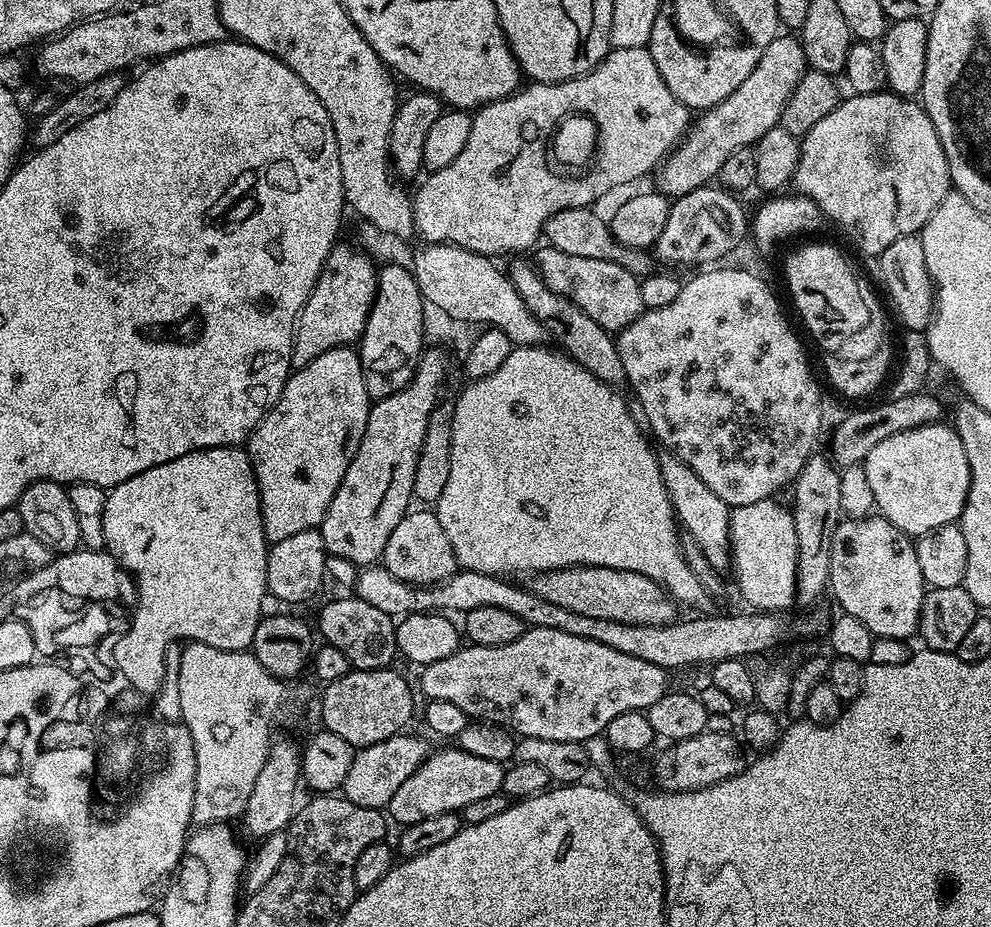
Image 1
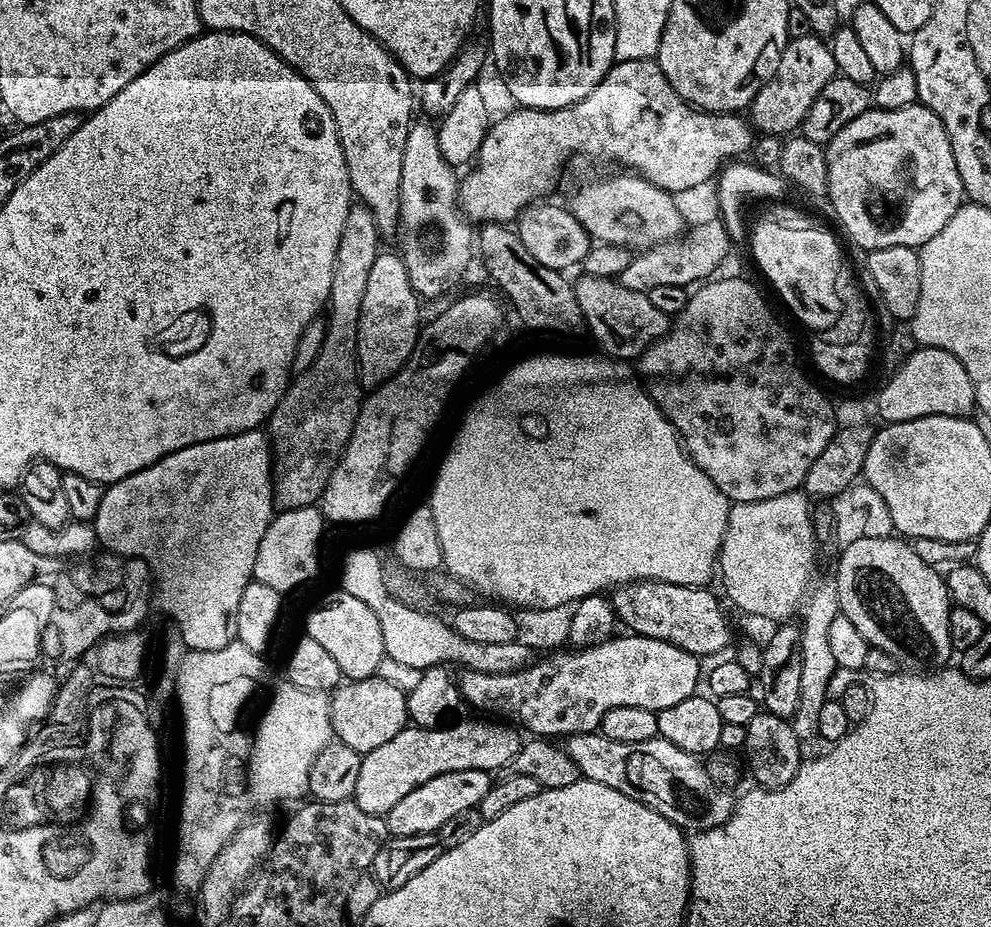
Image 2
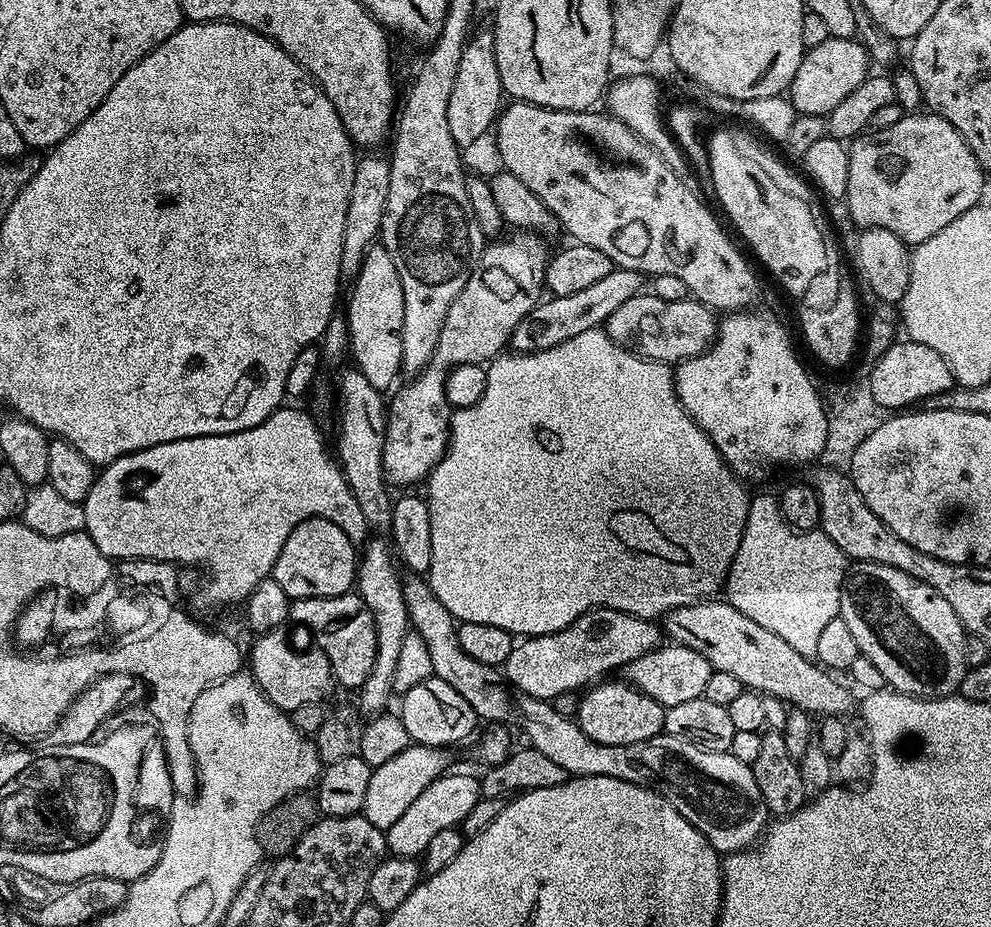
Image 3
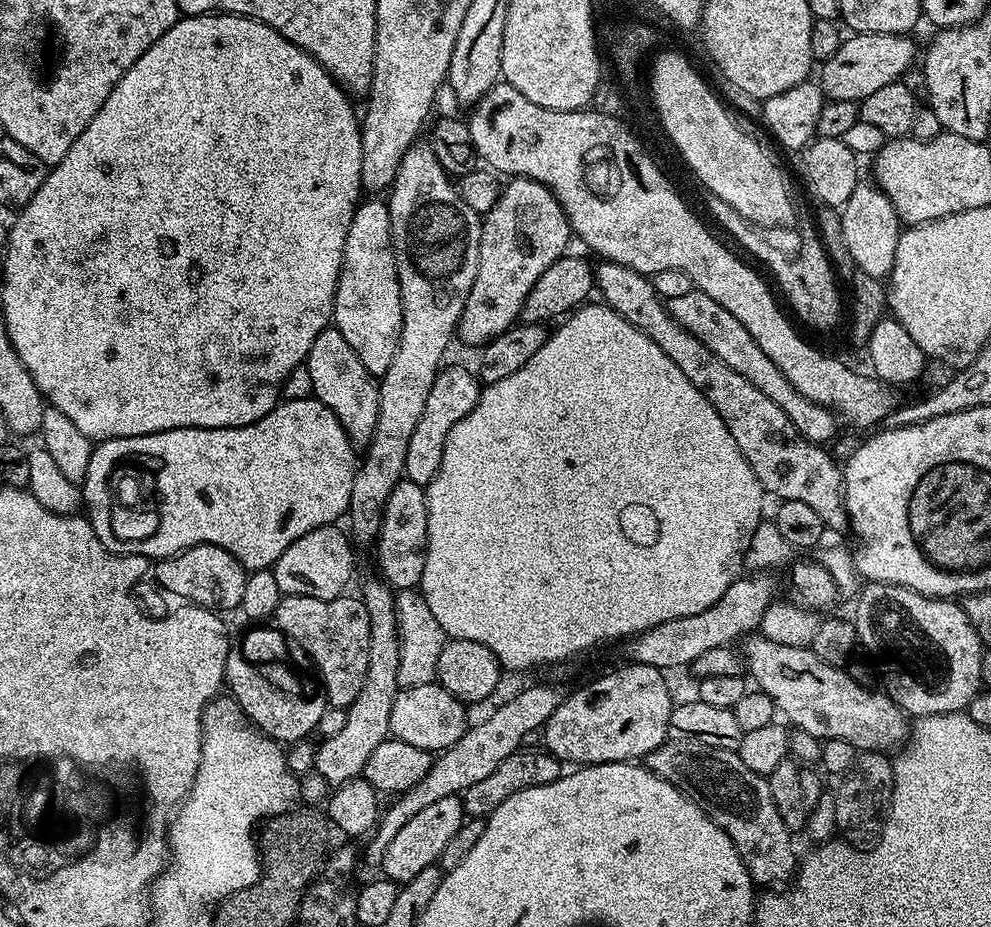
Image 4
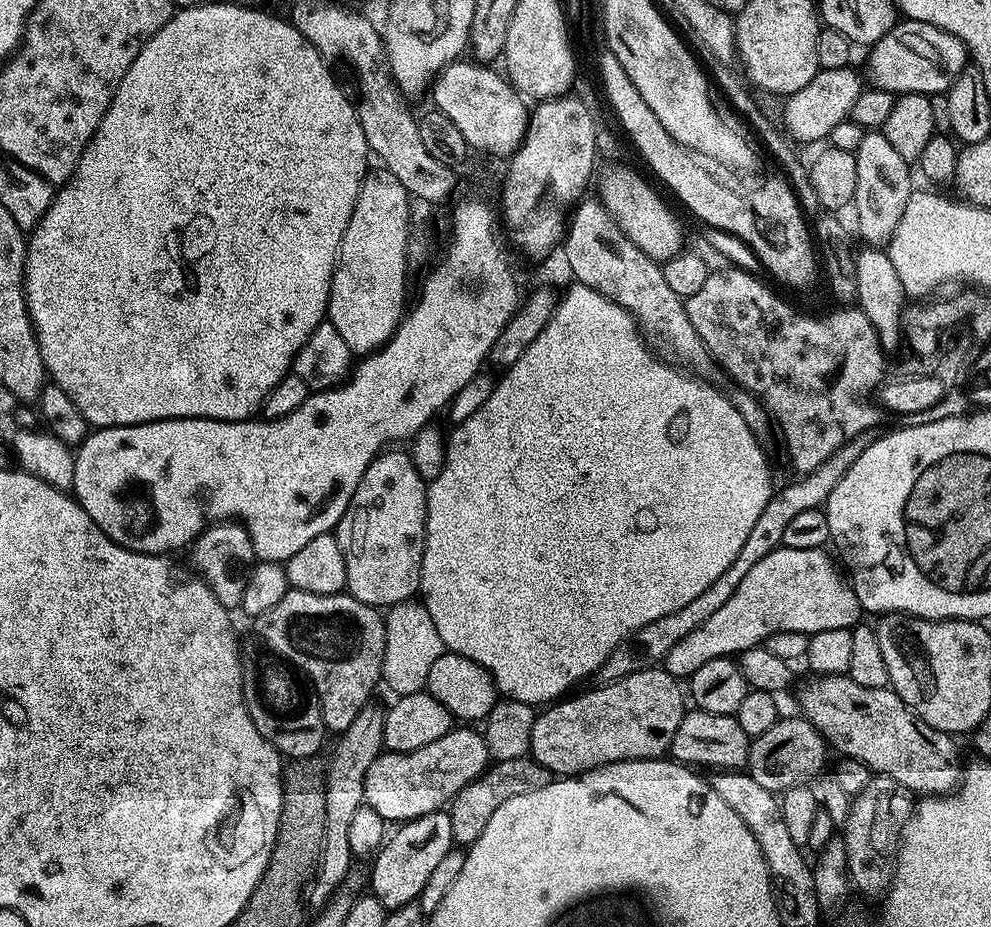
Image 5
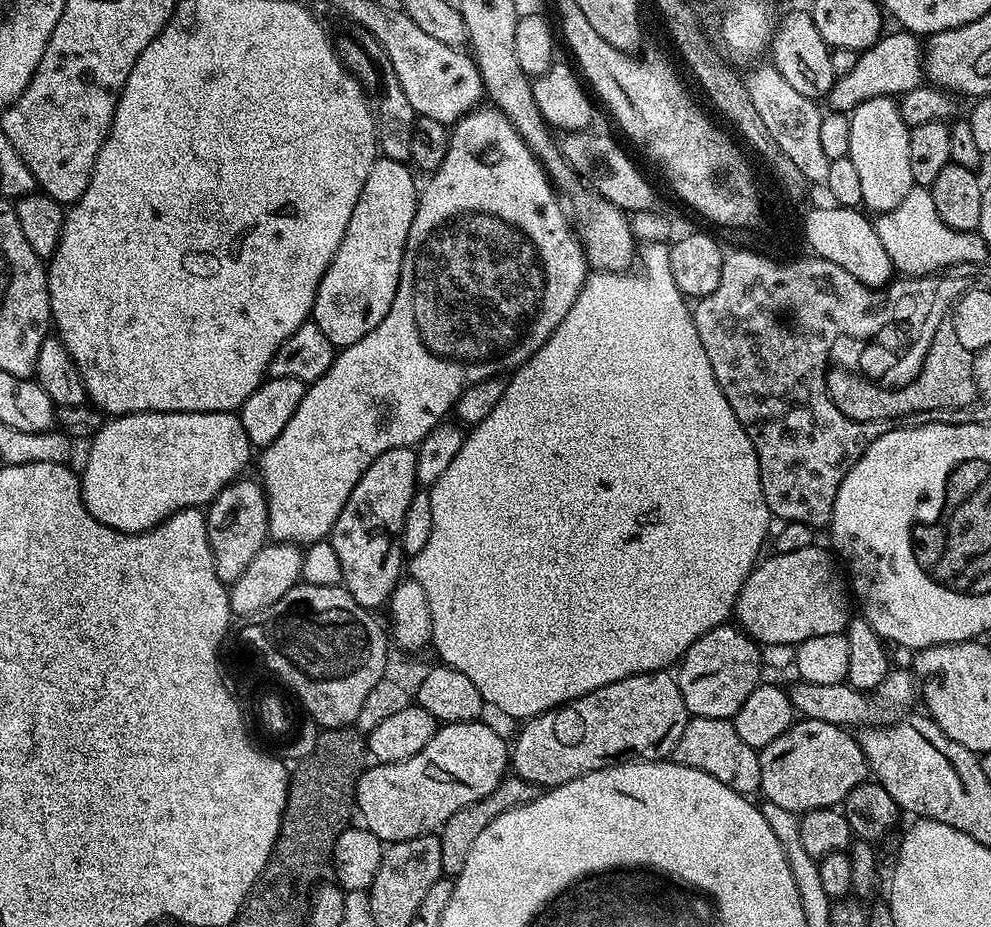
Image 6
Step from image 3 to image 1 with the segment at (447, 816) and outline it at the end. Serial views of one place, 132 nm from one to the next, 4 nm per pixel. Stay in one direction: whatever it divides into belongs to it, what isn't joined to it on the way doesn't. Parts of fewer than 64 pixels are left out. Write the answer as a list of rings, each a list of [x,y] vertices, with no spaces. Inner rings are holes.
[[[459,746],[436,748],[395,791],[387,804],[387,815],[403,826],[434,818],[434,814],[459,813],[470,802],[500,791],[504,769],[503,763],[470,754]]]

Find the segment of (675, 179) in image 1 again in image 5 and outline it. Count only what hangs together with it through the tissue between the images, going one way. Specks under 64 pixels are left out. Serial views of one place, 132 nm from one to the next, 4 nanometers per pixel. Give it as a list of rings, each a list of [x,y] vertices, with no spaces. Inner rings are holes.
[[[901,19],[868,52],[868,76],[871,87],[903,94],[913,92],[930,97],[947,93],[970,64],[968,45],[957,36],[933,24]]]

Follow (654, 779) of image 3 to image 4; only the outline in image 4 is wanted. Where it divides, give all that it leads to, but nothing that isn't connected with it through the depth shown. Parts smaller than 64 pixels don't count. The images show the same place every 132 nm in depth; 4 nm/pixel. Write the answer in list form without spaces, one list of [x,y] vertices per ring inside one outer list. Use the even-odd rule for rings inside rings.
[[[668,740],[648,755],[646,767],[658,774],[658,778],[670,781],[708,813],[717,826],[726,830],[752,875],[753,885],[784,886],[795,877],[798,856],[796,860],[796,852],[792,849],[793,833],[782,822],[774,798],[770,798],[767,779],[750,770],[750,766],[742,762],[739,751],[702,746],[689,740]]]

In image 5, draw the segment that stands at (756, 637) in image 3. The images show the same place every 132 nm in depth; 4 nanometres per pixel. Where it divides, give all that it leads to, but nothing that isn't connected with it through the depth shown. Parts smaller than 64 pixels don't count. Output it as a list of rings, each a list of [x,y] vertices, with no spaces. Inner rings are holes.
[[[847,674],[812,678],[800,692],[800,708],[804,719],[841,752],[841,757],[862,762],[875,775],[898,782],[909,794],[920,798],[946,796],[962,783],[960,752],[952,741],[955,739],[918,719],[891,687],[867,689]]]

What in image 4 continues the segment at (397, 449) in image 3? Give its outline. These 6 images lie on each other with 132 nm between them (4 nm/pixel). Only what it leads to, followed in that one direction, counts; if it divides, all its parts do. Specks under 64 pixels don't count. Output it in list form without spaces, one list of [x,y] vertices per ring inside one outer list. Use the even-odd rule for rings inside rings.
[[[525,176],[509,179],[501,187],[500,197],[494,202],[489,212],[483,213],[480,225],[480,257],[478,258],[478,274],[474,278],[474,286],[466,298],[466,306],[460,315],[458,340],[464,344],[477,344],[483,346],[489,340],[502,334],[507,328],[520,320],[520,311],[526,302],[526,294],[546,274],[546,270],[557,260],[565,255],[568,239],[573,239],[574,233],[568,225],[566,214],[554,198],[554,194],[545,184],[536,180],[527,180]]]

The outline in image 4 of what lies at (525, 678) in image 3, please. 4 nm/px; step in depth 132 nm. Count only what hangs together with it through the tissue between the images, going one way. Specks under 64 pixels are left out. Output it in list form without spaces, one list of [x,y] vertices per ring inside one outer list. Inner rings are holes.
[[[741,575],[730,586],[730,590],[726,590],[726,594],[722,594],[722,598],[718,598],[718,602],[710,606],[710,610],[702,610],[702,614],[674,618],[670,622],[662,622],[650,630],[639,632],[627,641],[627,659],[633,664],[645,664],[661,670],[687,669],[702,654],[706,654],[706,650],[735,645],[741,638],[759,629],[766,610],[774,603],[775,596],[772,595],[776,592],[776,584],[768,576],[771,575]]]

